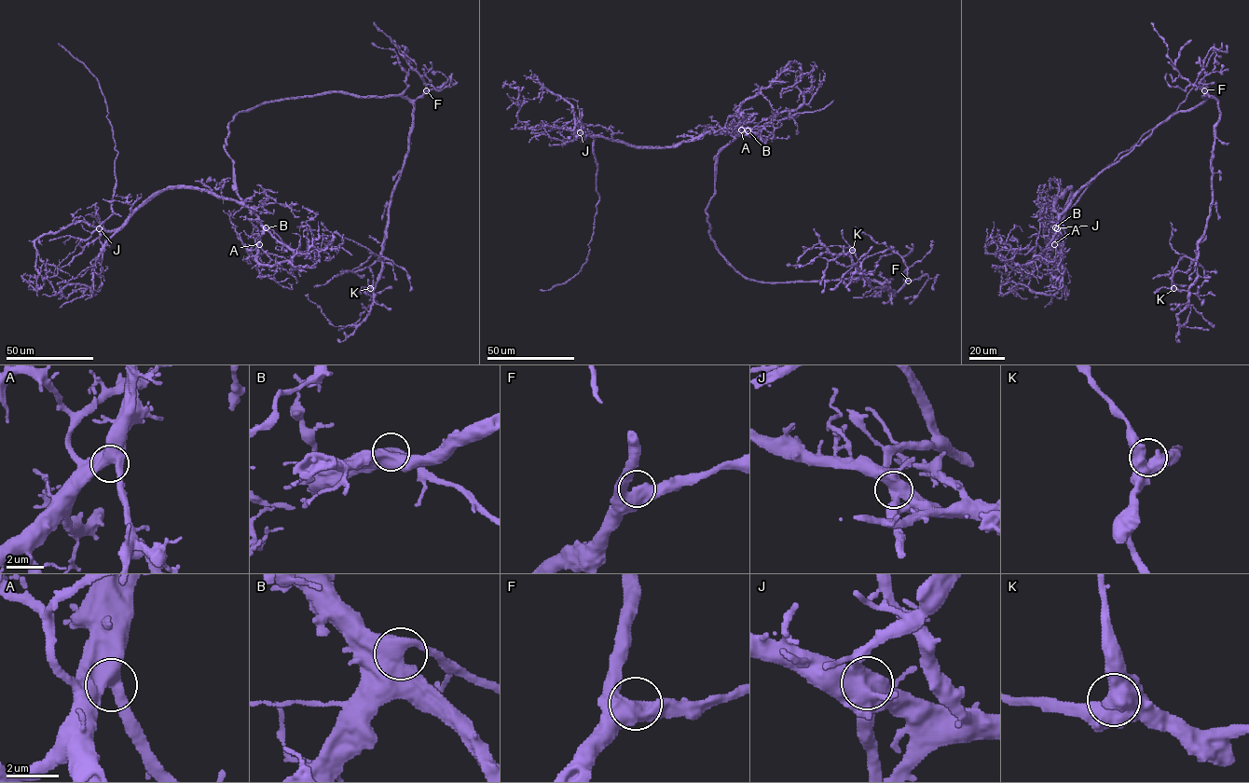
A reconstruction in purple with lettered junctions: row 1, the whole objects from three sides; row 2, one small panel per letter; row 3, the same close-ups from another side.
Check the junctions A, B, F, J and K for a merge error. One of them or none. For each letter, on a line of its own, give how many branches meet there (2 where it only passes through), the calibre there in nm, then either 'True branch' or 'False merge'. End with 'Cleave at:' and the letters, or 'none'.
A: Branches: 2. Thickness 600 nm. True branch
B: Branches: 2. Thickness 600 nm. True branch
F: Branches: 2. Thickness 600 nm. True branch
J: Branches: 2. Thickness 650 nm. False merge
K: Branches: 2. Thickness 700 nm. True branch
Cleave at: J

